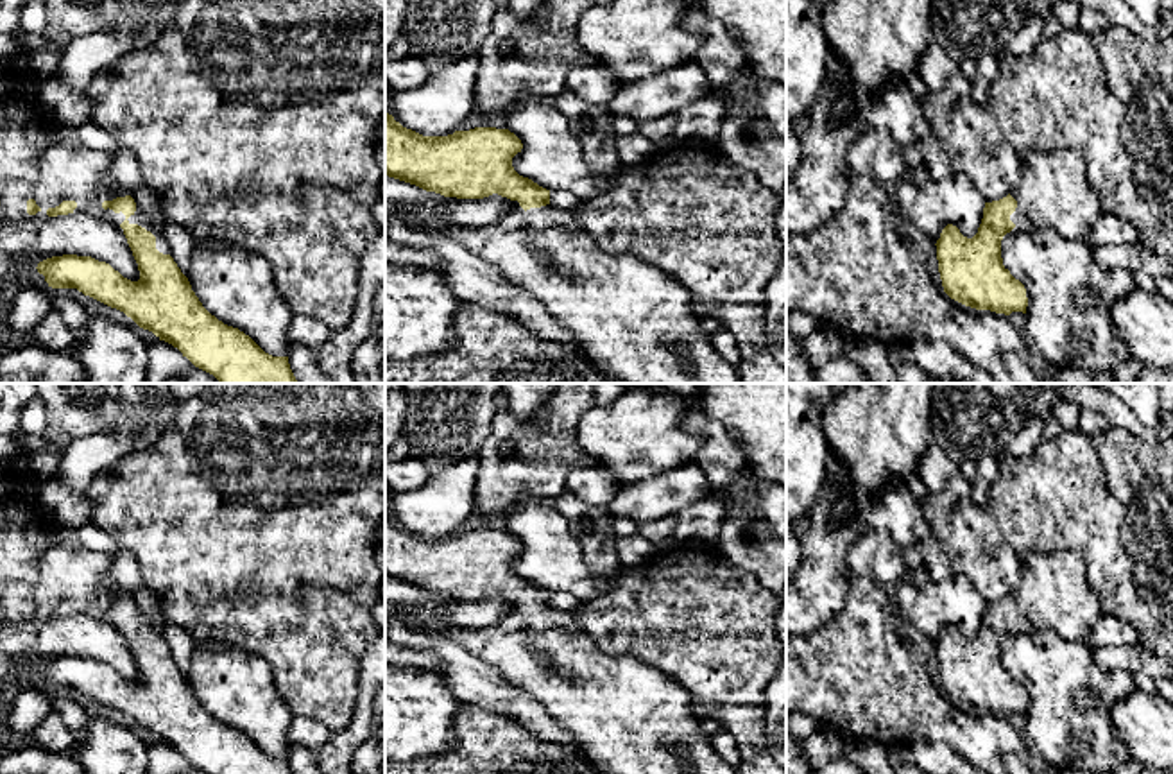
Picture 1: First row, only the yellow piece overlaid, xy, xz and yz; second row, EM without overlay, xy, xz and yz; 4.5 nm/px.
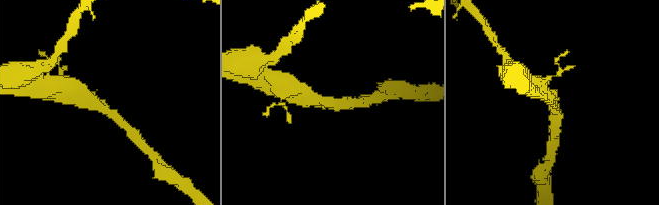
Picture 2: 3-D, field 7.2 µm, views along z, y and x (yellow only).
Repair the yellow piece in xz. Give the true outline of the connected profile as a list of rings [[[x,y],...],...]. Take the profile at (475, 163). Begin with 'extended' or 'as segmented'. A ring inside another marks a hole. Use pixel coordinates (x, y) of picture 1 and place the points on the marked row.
extended | [[[385,113],[385,176],[444,197],[484,199],[498,194],[510,201],[510,210],[498,222],[482,228],[448,226],[423,210],[392,217],[453,238],[498,267],[571,331],[580,349],[614,383],[741,383],[738,369],[718,355],[700,330],[689,290],[638,256],[611,254],[600,247],[568,210],[550,204],[550,190],[514,170],[512,158],[521,149],[521,140],[509,129],[475,127],[423,136]],[[664,335],[677,337],[684,351],[666,346],[661,340]]]

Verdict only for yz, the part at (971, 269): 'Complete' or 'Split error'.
Split error

